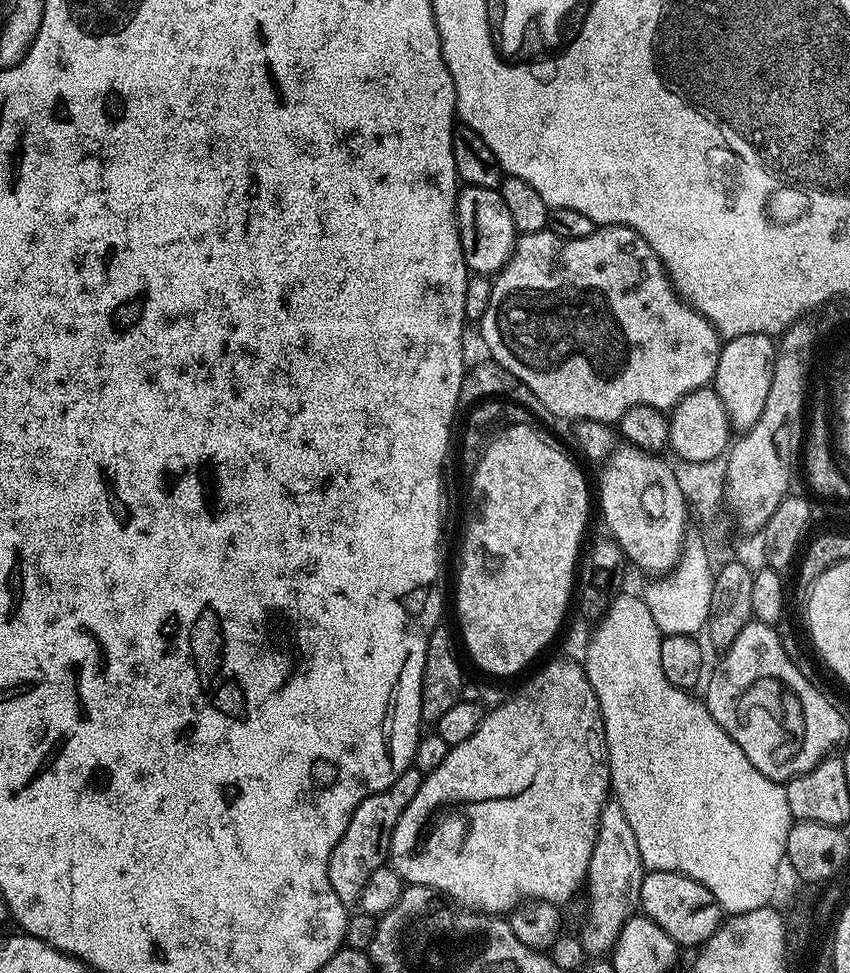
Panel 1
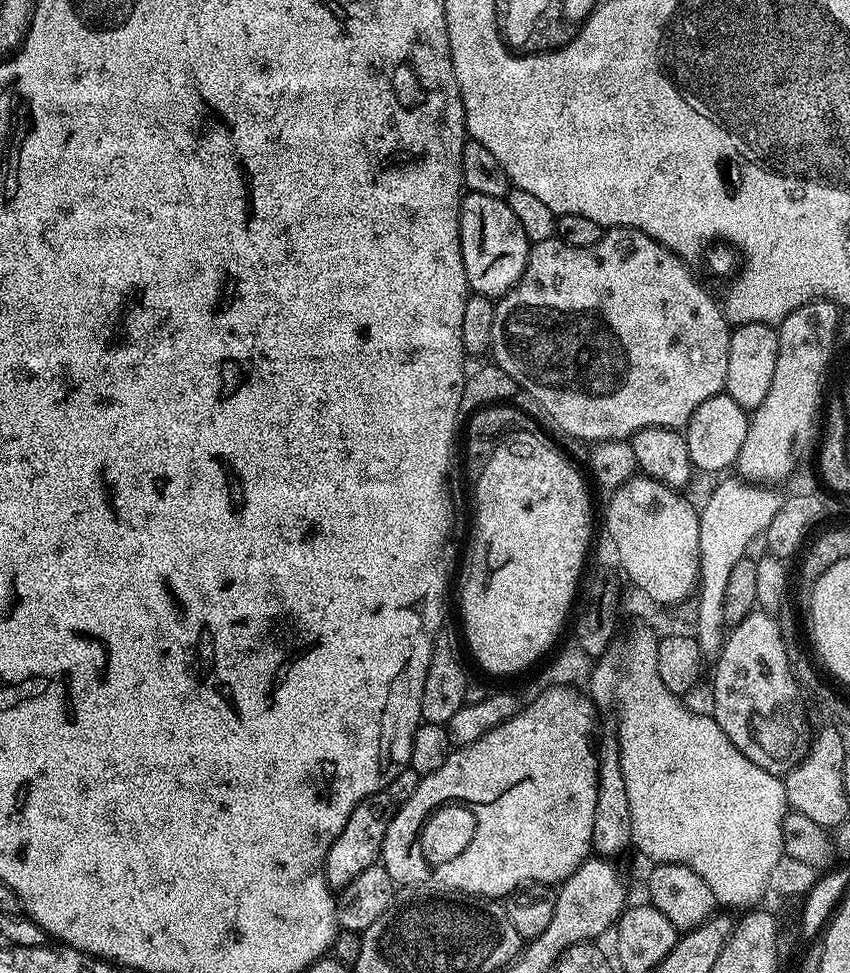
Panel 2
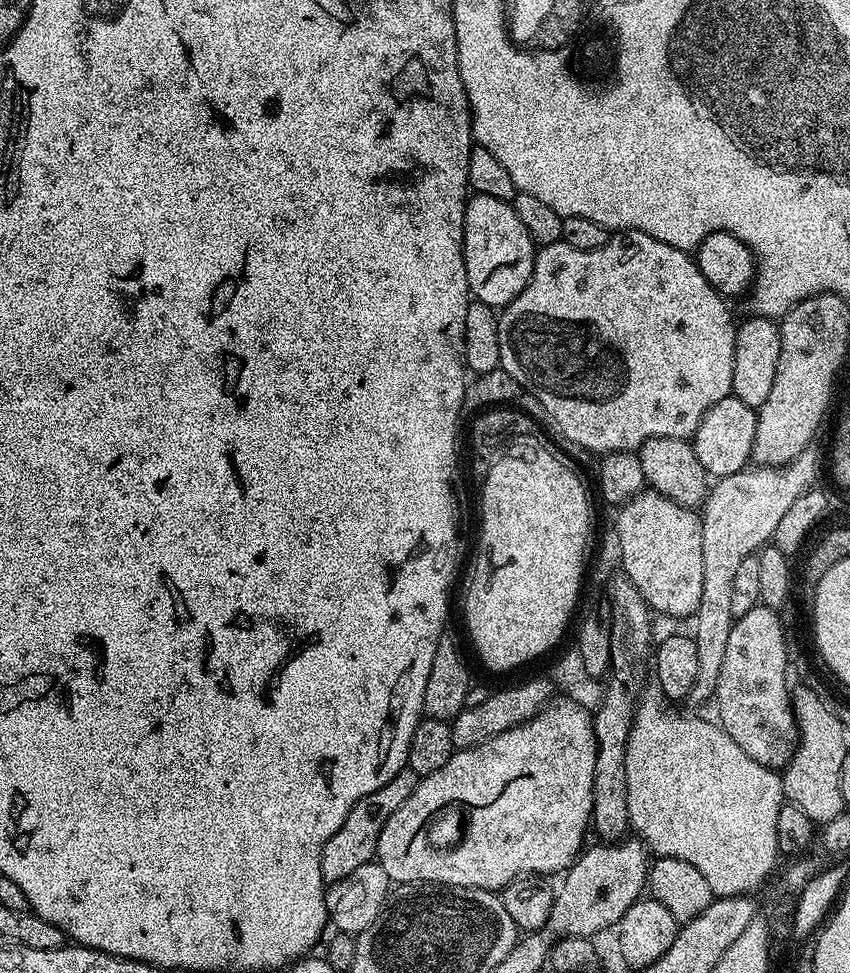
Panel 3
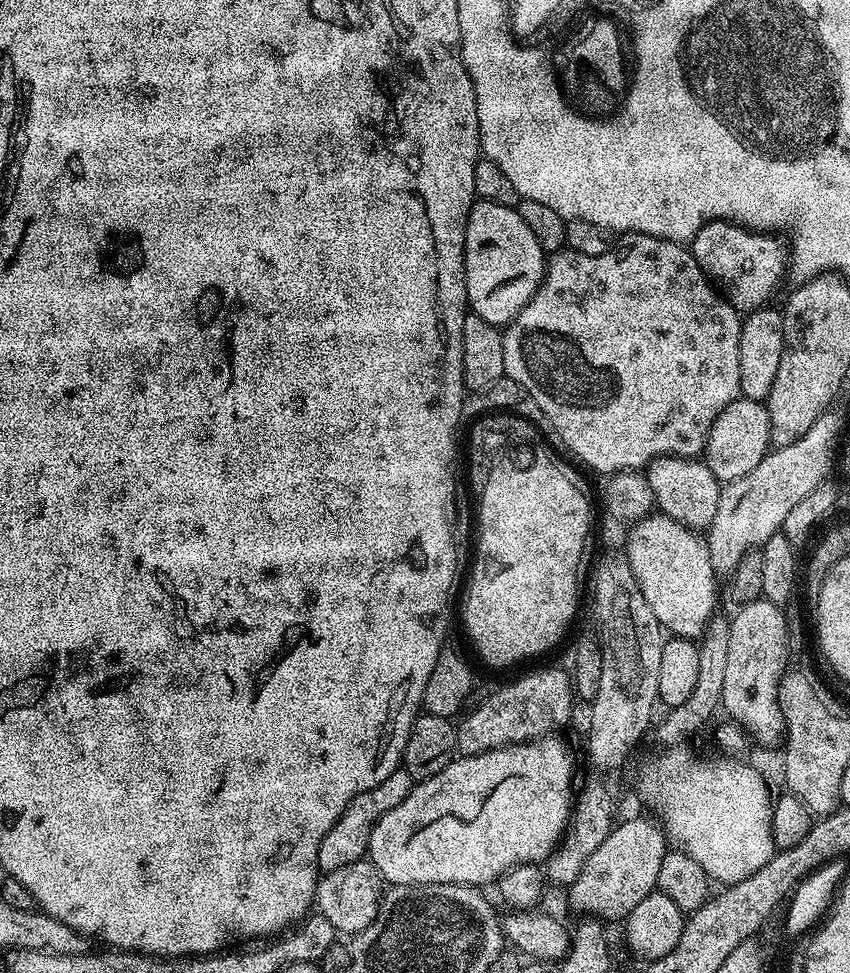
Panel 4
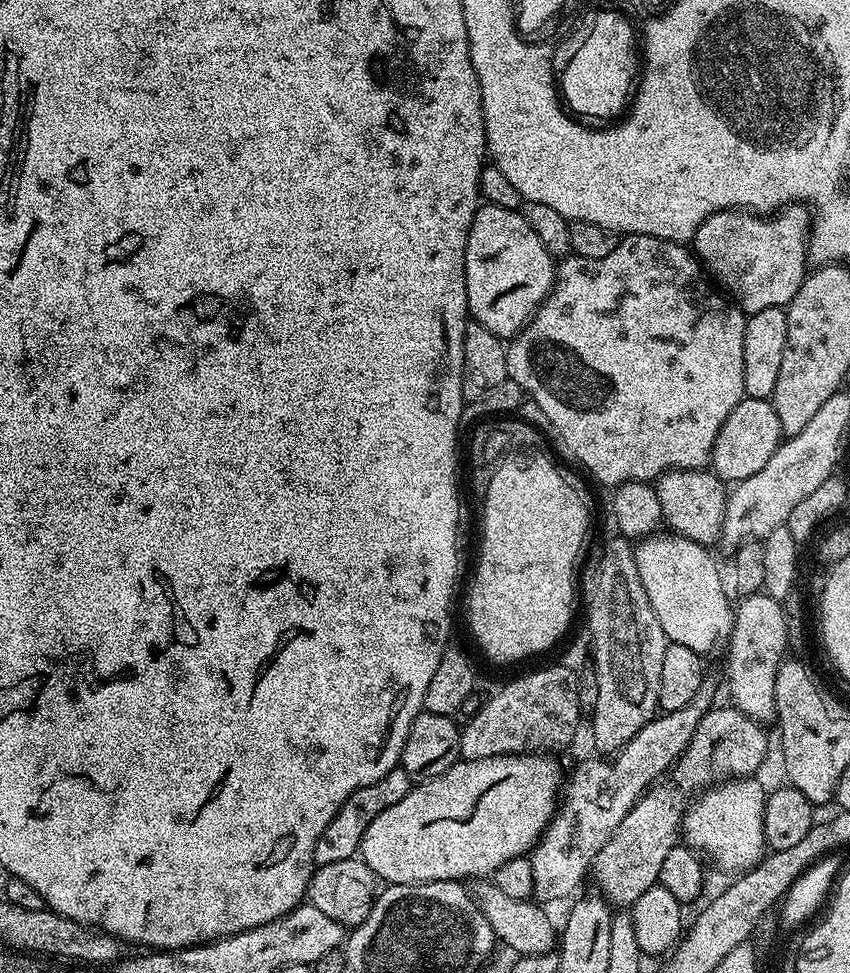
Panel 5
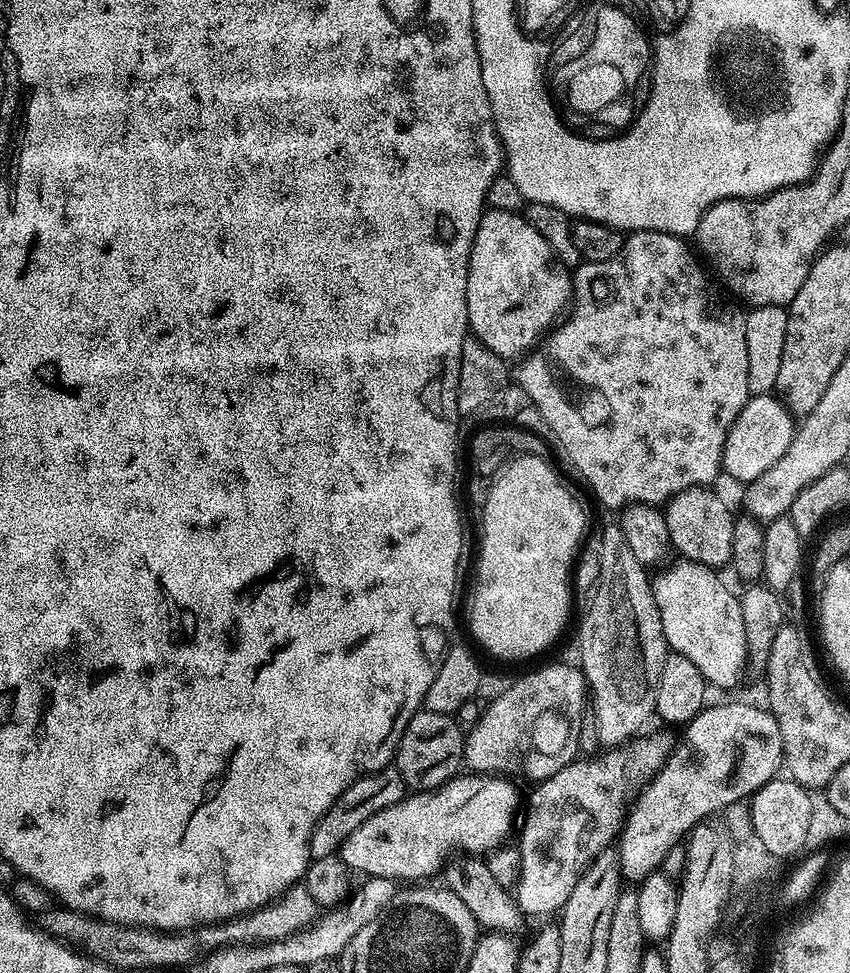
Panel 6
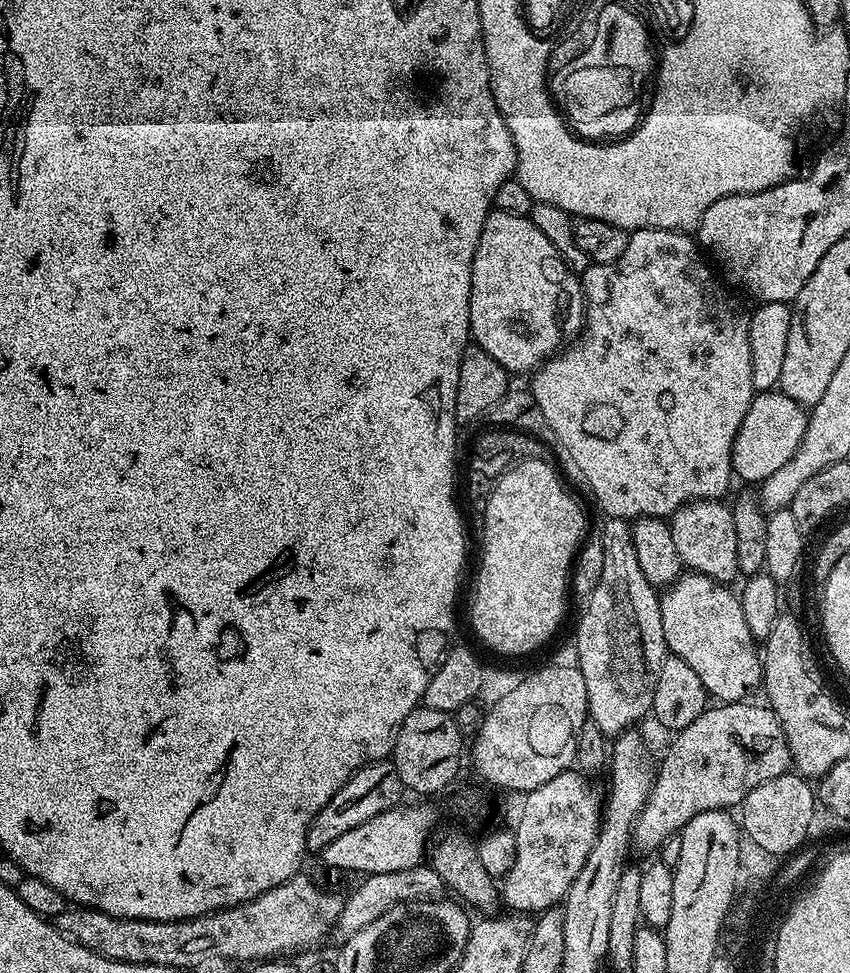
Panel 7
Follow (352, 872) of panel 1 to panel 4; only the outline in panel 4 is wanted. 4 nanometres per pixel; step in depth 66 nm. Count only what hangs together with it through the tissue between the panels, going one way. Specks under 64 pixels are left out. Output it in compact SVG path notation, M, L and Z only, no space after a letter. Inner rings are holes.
M401 766L392 771L390 778L378 782L378 786L374 786L374 790L366 790L366 794L358 794L358 798L354 798L350 802L350 806L346 806L346 810L342 810L342 818L338 818L338 822L334 822L334 826L330 826L330 834L326 834L326 838L322 838L322 846L318 846L317 869L321 873L330 872L365 859L368 856L370 834L374 834L374 826L378 822L378 818L382 818L382 814L394 810L394 806L399 806L410 794L412 787L414 787L412 776Z

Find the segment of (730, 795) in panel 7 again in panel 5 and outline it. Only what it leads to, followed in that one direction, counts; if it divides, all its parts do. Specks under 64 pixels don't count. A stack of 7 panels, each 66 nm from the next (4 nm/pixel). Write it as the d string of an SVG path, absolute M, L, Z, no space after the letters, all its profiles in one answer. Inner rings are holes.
M713 706L707 714L698 722L698 730L694 730L692 741L678 761L680 768L680 780L688 788L696 788L708 776L708 767L716 756L716 744L720 748L740 748L741 773L756 774L764 755L768 752L768 736L764 733L765 725L752 720L746 714L739 712L737 708L725 706ZM672 784L660 787L653 787L637 800L626 818L618 822L618 830L610 834L610 842L606 842L606 846L598 850L596 861L591 866L590 876L591 879L596 879L596 884L600 887L597 888L599 895L617 909L627 909L638 902L638 898L642 898L646 890L658 883L666 854L677 847L678 833L686 815L684 792Z

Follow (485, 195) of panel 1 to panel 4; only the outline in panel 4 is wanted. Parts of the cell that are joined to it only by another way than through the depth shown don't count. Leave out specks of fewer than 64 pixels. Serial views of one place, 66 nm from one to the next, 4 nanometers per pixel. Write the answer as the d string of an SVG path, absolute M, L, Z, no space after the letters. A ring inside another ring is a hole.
M477 199L468 215L466 226L466 242L464 243L464 281L468 306L486 322L497 326L506 326L515 320L518 313L530 302L530 298L538 290L544 280L546 253L544 247L534 238L530 226L522 222L519 211L510 206L498 206L498 202Z

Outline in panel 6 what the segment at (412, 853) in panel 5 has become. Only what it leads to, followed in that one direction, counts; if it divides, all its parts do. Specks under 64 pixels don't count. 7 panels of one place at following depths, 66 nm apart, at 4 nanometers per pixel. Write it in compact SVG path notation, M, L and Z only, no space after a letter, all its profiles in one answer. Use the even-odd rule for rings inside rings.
M457 774L441 788L405 795L374 818L366 818L346 838L338 856L349 870L364 872L365 877L420 882L423 876L437 875L455 848L460 854L487 854L507 841L516 807L522 804L508 779L504 774Z

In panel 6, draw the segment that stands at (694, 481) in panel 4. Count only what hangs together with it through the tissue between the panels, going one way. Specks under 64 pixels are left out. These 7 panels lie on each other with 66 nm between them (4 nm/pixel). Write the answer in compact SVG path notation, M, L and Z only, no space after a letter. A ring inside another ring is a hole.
M711 487L687 488L668 501L663 513L669 527L669 542L673 549L680 551L681 557L697 560L713 570L727 565L732 558L732 539L734 538L734 515L728 504L712 492Z

